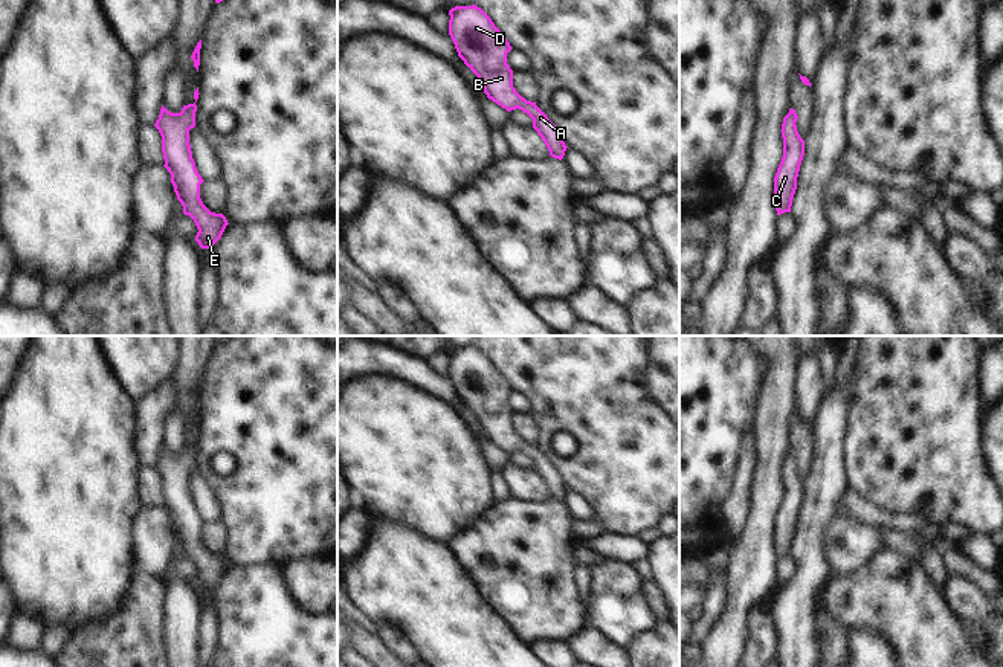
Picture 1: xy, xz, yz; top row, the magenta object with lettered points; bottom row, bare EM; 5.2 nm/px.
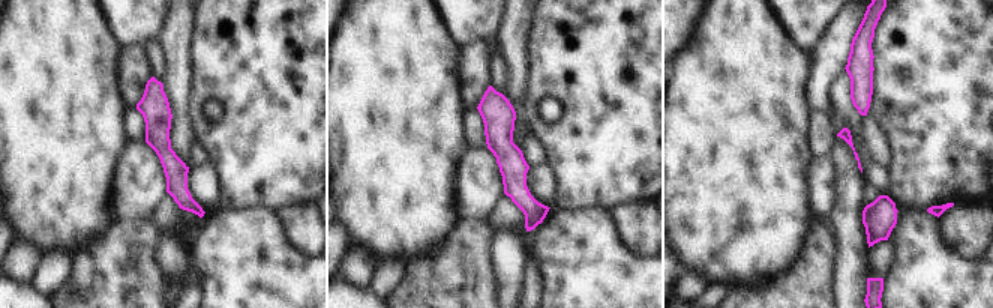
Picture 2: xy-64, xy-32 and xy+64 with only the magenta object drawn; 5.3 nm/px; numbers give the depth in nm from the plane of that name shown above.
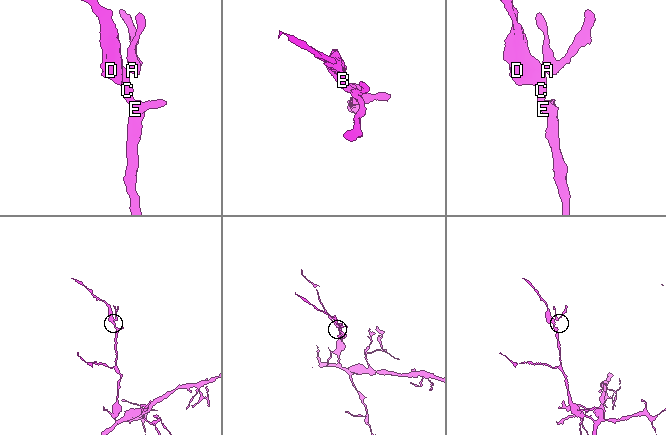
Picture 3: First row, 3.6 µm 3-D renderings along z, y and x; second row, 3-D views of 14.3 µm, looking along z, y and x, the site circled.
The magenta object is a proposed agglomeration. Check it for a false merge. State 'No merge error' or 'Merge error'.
No merge error.

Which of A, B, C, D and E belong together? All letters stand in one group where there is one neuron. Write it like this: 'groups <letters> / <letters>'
groups A B C D E

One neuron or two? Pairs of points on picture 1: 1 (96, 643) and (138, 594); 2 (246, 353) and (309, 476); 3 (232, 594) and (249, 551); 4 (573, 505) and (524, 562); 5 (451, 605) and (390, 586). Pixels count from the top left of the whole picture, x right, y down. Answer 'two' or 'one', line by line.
1: one
2: one
3: two
4: two
5: one

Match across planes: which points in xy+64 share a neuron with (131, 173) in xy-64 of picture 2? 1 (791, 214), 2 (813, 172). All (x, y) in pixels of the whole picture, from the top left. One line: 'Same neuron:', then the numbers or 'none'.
Same neuron: 2

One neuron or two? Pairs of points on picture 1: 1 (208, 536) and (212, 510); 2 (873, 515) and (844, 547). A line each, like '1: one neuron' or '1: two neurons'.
1: two neurons
2: two neurons

